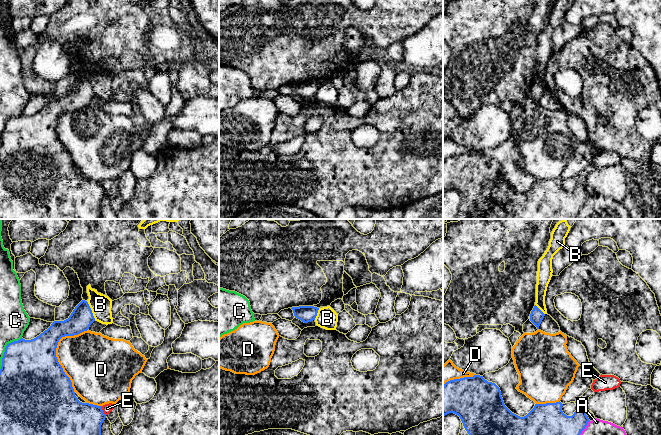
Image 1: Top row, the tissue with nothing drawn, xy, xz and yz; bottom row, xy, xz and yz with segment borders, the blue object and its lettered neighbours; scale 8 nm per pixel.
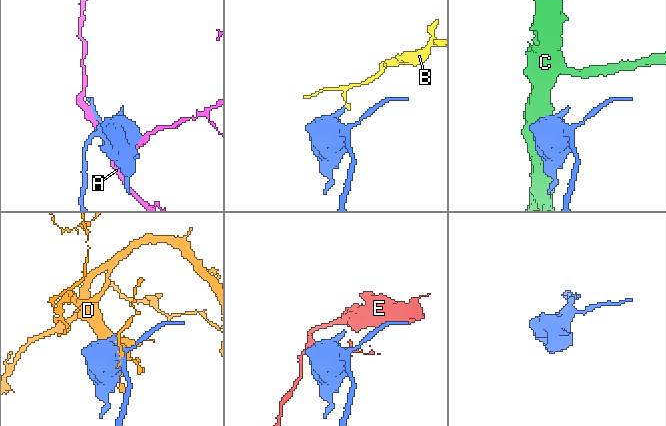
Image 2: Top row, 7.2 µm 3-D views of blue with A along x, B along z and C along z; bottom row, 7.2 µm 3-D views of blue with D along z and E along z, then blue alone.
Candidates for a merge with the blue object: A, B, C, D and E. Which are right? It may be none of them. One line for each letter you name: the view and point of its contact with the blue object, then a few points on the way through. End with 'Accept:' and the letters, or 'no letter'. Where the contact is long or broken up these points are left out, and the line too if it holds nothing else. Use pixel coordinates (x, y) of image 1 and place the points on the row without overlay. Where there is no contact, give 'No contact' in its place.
Accept: no letter

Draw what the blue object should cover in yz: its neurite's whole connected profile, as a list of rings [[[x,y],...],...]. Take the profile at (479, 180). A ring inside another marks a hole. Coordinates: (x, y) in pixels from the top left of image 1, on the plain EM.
[[[480,151],[464,153],[443,161],[443,192],[454,189],[461,195],[455,219],[575,219],[590,197],[586,186],[577,185],[572,192],[562,187],[563,180],[535,180],[524,193],[512,189],[504,180],[500,164]]]

